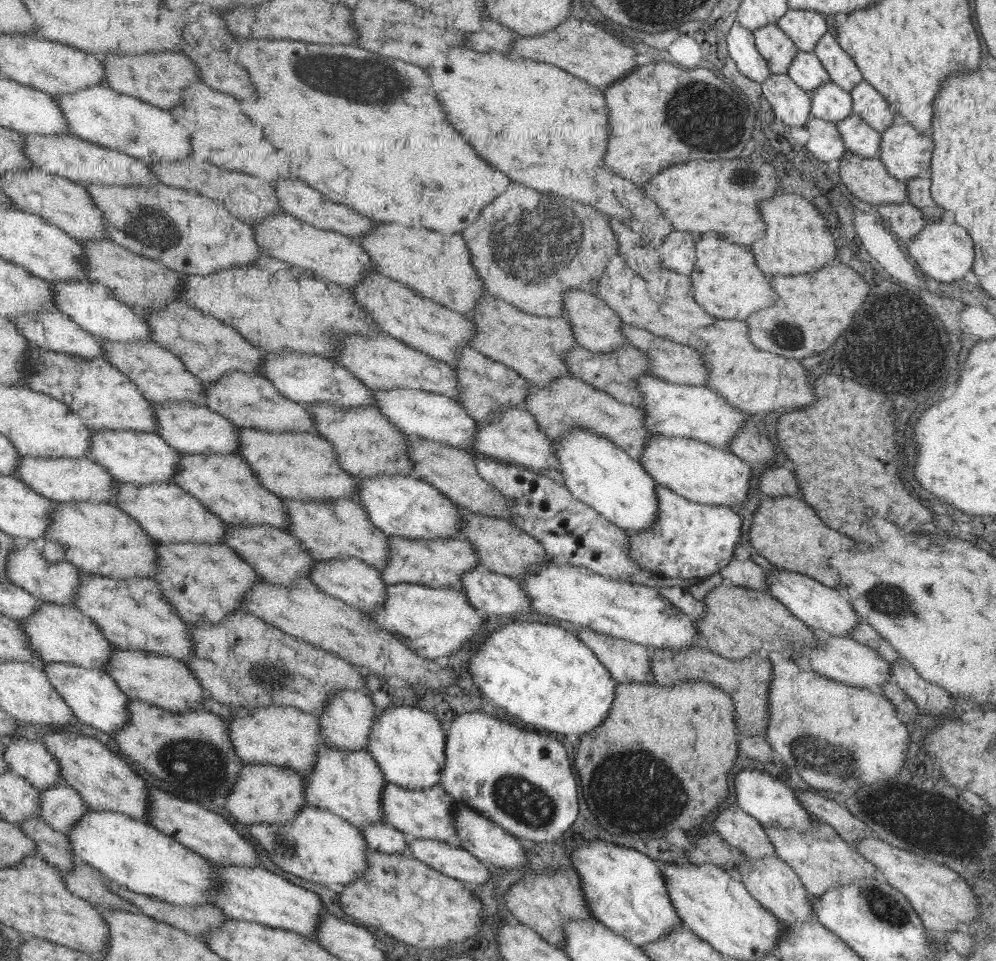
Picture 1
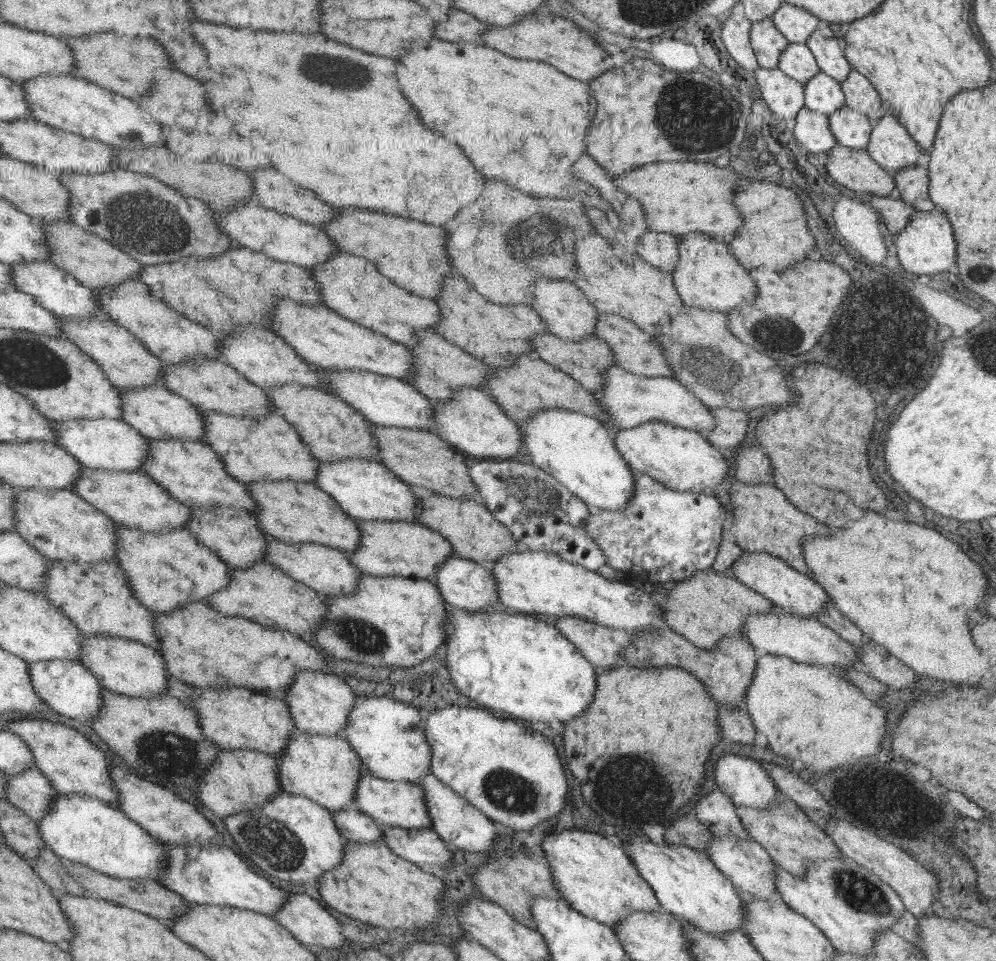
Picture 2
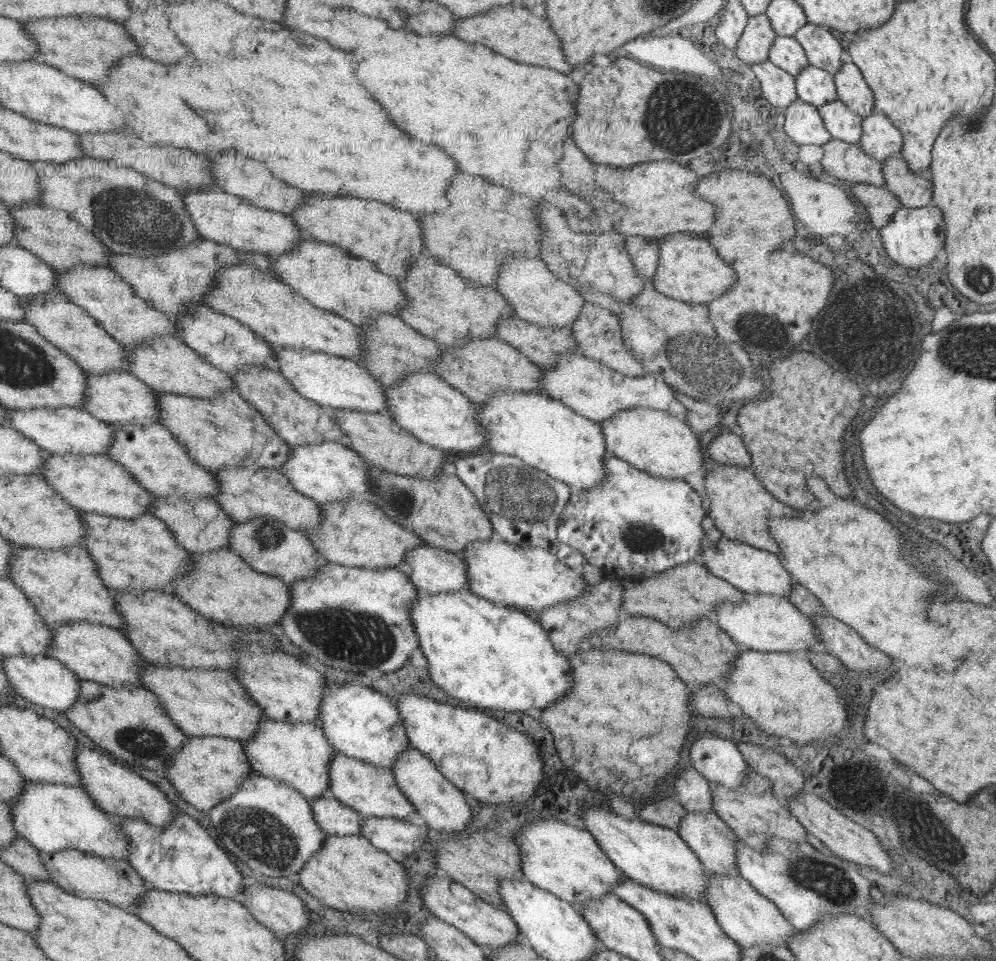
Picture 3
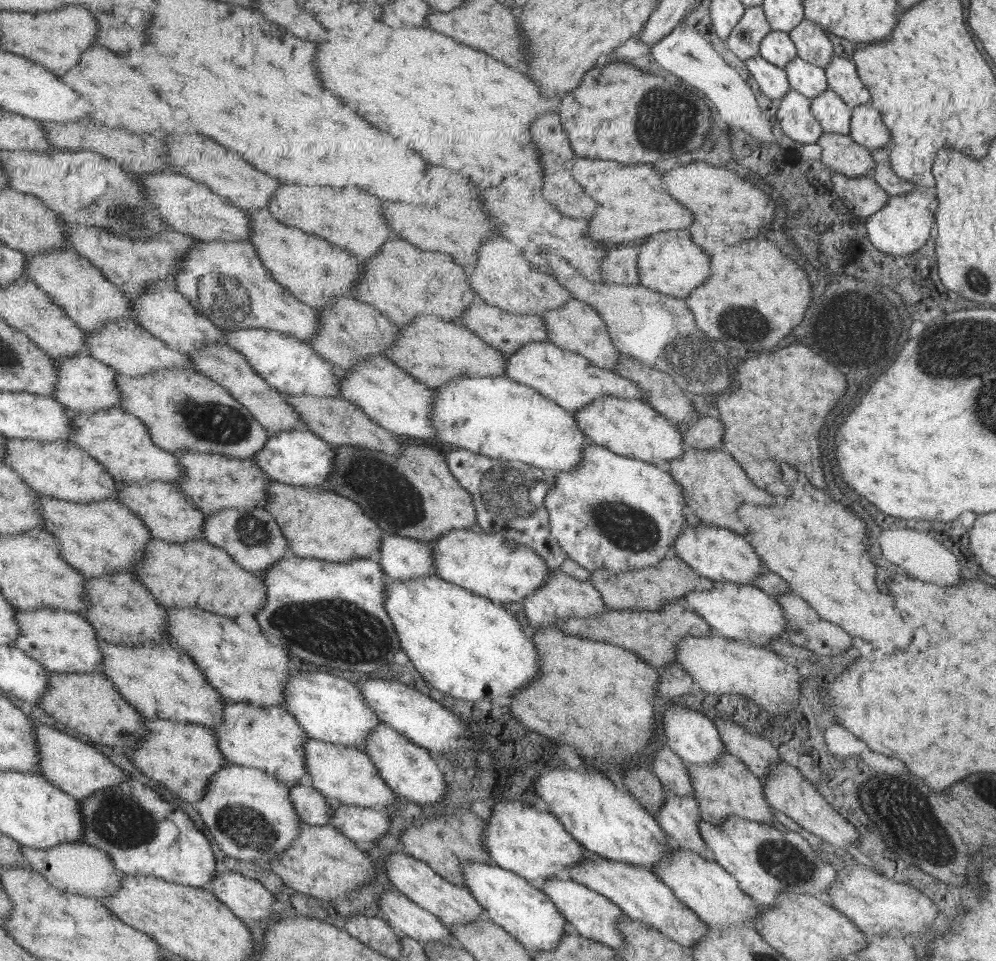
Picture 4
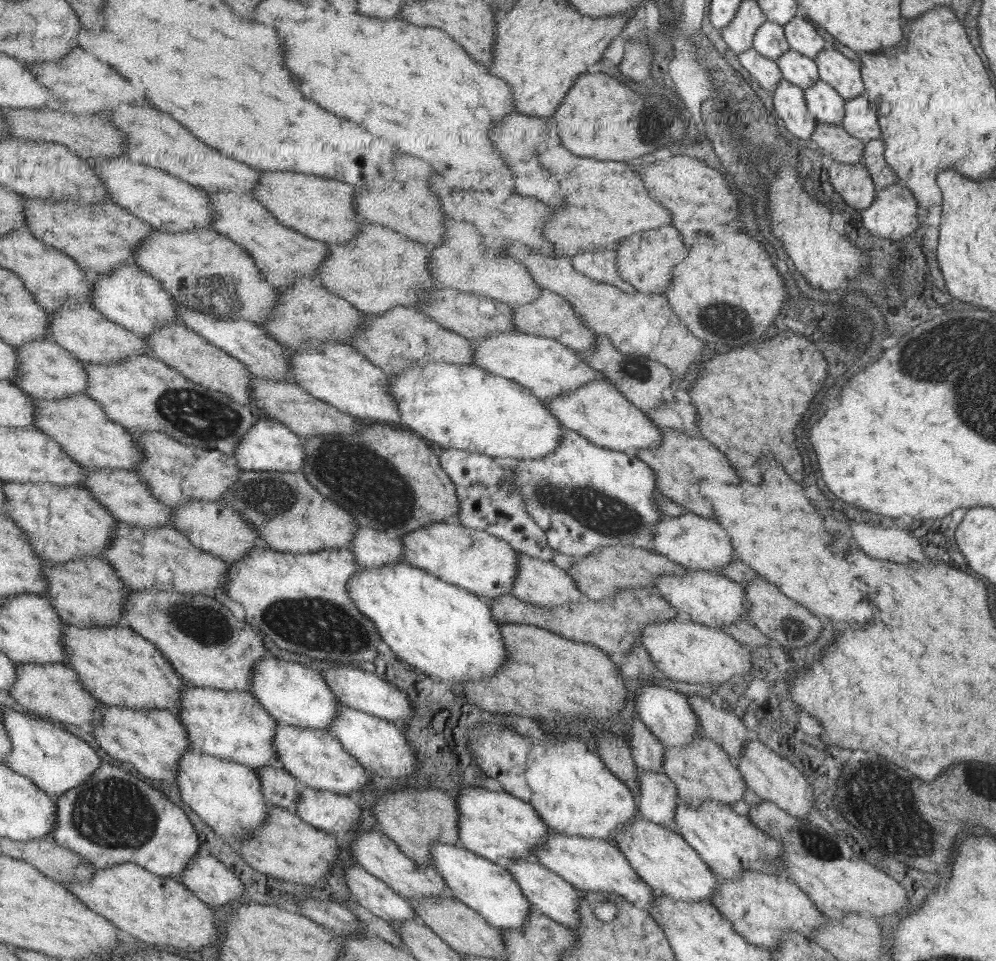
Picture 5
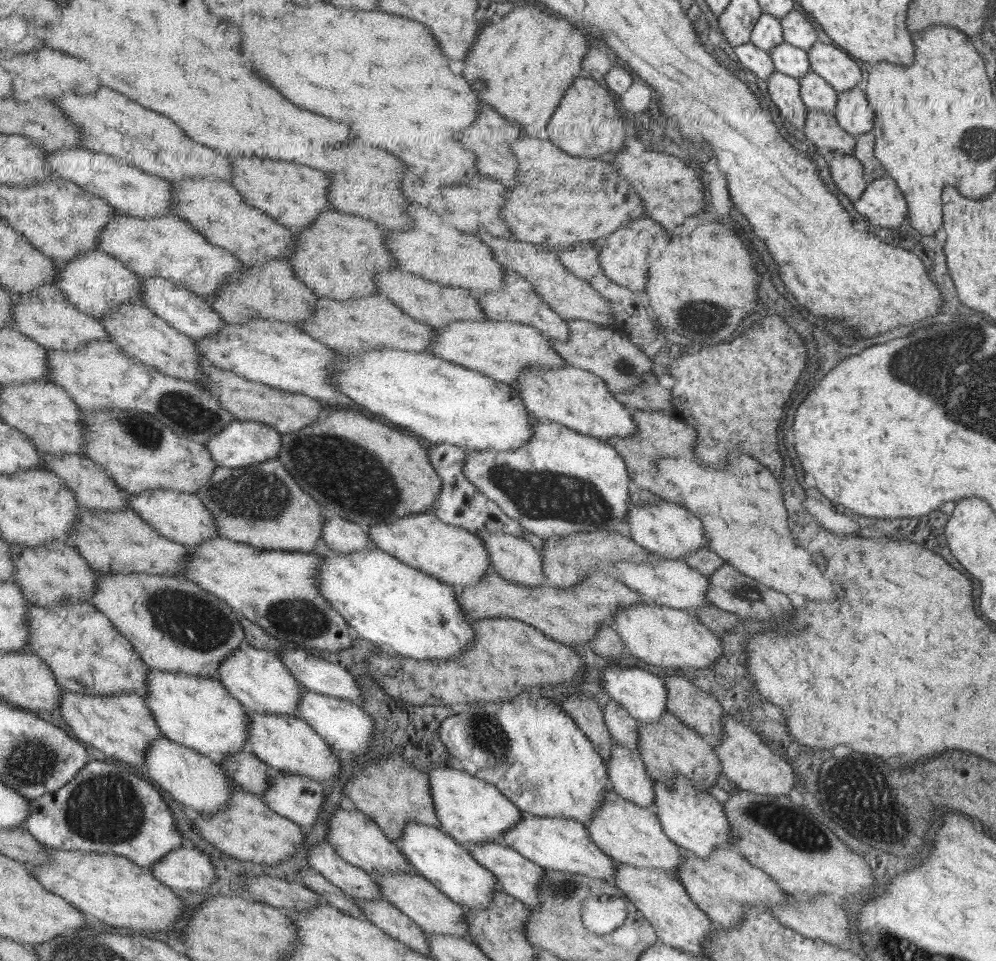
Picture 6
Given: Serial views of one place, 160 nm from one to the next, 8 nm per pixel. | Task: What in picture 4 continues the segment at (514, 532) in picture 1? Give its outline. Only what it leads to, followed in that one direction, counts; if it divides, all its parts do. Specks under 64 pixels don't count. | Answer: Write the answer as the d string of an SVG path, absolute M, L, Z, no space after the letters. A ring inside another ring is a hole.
M405 443L400 454L393 456L343 445L335 452L333 472L322 489L356 502L385 534L429 543L450 530L476 528L471 495L457 482L436 448Z

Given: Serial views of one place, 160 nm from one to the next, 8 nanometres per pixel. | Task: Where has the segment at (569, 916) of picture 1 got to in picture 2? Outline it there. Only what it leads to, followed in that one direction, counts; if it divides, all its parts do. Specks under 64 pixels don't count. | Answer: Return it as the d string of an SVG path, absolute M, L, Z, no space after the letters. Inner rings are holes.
M505 852L505 854L499 854L495 860L488 857L487 863L485 861L475 873L474 883L475 889L479 890L477 894L480 894L481 898L495 903L517 923L534 931L537 928L532 917L532 900L560 899L560 892L554 885L552 870L546 858L523 854L523 852Z

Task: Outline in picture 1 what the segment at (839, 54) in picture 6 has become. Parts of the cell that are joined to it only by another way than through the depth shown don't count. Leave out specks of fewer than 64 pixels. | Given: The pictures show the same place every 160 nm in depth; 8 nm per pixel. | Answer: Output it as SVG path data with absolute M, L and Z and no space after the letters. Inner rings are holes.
M858 82L849 92L852 112L876 132L883 132L896 122L888 102L870 84Z

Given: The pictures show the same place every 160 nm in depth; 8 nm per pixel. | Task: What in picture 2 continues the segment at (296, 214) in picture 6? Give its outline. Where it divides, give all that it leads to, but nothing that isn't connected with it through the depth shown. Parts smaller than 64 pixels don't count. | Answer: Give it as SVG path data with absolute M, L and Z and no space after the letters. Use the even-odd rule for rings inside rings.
M339 207L340 212L329 222L324 222L320 226L328 238L332 238L334 245L337 245L339 251L349 253L355 257L364 257L375 263L376 270L381 275L392 279L399 287L404 287L413 295L420 295L427 299L435 300L440 294L444 284L444 276L453 272L452 266L449 266L449 257L446 253L447 234L442 227L436 227L423 222L413 222L405 218L397 218L393 214L383 214L373 210Z

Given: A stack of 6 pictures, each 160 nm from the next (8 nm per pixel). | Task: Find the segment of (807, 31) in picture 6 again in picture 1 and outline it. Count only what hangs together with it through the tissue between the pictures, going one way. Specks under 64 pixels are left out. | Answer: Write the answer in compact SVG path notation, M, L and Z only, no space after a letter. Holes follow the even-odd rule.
M827 31L817 41L812 52L820 60L830 82L840 86L845 92L849 92L858 82L862 81L857 65Z

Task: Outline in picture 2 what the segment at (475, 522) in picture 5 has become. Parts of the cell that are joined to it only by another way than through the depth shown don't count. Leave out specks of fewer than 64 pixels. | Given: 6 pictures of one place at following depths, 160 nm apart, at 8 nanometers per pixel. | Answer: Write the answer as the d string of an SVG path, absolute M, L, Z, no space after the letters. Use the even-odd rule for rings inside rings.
M493 457L472 463L468 473L479 491L478 500L508 527L513 538L523 542L529 550L557 554L567 562L590 571L606 564L604 551L582 527L582 522L590 515L589 507L541 467L524 457Z

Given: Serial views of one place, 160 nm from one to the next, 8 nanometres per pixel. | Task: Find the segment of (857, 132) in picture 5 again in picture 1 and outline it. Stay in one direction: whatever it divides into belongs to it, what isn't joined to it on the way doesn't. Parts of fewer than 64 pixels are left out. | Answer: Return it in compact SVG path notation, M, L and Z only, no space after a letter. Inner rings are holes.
M896 121L879 137L877 159L899 181L927 175L932 154L932 140L919 134L908 123Z

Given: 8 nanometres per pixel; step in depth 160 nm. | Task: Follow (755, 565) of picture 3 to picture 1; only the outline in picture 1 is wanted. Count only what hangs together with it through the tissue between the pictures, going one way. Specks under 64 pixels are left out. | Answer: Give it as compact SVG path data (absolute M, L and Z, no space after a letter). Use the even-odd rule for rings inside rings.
M772 566L771 575L766 575L766 585L771 593L769 599L777 599L777 602L785 606L793 617L811 630L817 630L827 636L847 637L850 636L853 626L857 626L861 621L847 598L838 590L823 586L803 574Z

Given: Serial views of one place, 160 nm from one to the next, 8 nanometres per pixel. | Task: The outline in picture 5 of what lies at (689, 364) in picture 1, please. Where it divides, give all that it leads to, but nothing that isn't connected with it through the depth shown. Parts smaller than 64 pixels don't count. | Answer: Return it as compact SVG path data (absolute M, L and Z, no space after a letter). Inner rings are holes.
M545 288L540 289L540 296L529 304L513 305L512 323L520 332L535 335L553 336L560 343L564 343L575 352L595 350L597 334L586 327L576 316L572 306L561 295L555 294Z

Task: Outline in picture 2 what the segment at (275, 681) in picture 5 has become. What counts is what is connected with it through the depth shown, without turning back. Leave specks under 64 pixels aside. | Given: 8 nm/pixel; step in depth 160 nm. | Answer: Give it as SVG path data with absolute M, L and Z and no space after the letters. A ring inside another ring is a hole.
M383 695L381 697L359 698L348 714L348 724L342 734L344 741L356 752L363 766L371 775L391 781L418 782L431 769L432 750L428 746L427 735L423 734L423 718L421 718L421 734L419 734L419 708L407 706L401 701Z

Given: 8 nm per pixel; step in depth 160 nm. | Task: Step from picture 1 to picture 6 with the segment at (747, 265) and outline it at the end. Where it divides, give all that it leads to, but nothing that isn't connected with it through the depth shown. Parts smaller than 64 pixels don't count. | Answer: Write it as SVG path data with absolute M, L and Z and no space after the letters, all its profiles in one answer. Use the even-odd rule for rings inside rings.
M649 216L641 220L633 220L628 225L623 225L615 232L608 234L602 240L593 242L597 246L600 254L601 270L607 278L612 279L619 286L629 287L629 290L644 291L648 282L648 265L656 258L663 248L668 244L669 236L664 228L661 228L657 222L649 220Z

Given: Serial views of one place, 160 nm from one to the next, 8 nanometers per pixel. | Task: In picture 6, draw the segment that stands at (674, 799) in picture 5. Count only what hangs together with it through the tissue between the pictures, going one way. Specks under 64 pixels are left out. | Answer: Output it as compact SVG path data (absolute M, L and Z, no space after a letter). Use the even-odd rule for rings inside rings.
M612 742L611 750L611 756L604 760L610 788L637 806L652 808L655 801L655 780L647 774L640 755L615 742Z

